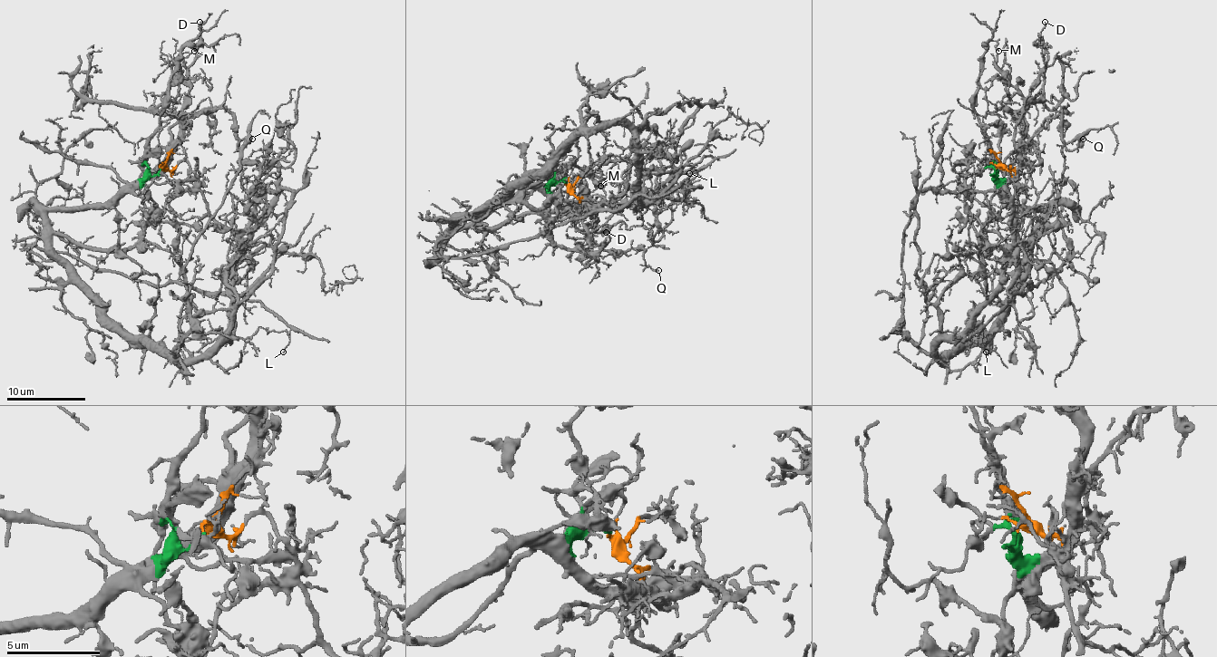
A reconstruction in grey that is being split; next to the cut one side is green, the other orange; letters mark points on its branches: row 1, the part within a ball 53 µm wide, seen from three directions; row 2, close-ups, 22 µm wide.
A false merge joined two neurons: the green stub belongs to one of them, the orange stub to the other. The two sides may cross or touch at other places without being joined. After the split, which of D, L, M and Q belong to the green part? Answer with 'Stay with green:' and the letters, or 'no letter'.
Stay with green: D, M, Q

